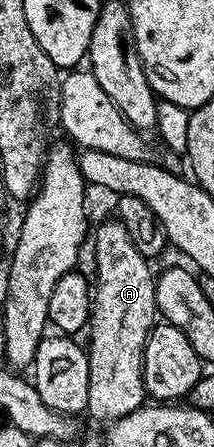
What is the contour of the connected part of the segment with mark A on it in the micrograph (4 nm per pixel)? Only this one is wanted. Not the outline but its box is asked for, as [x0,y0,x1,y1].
[87,218,158,422]

